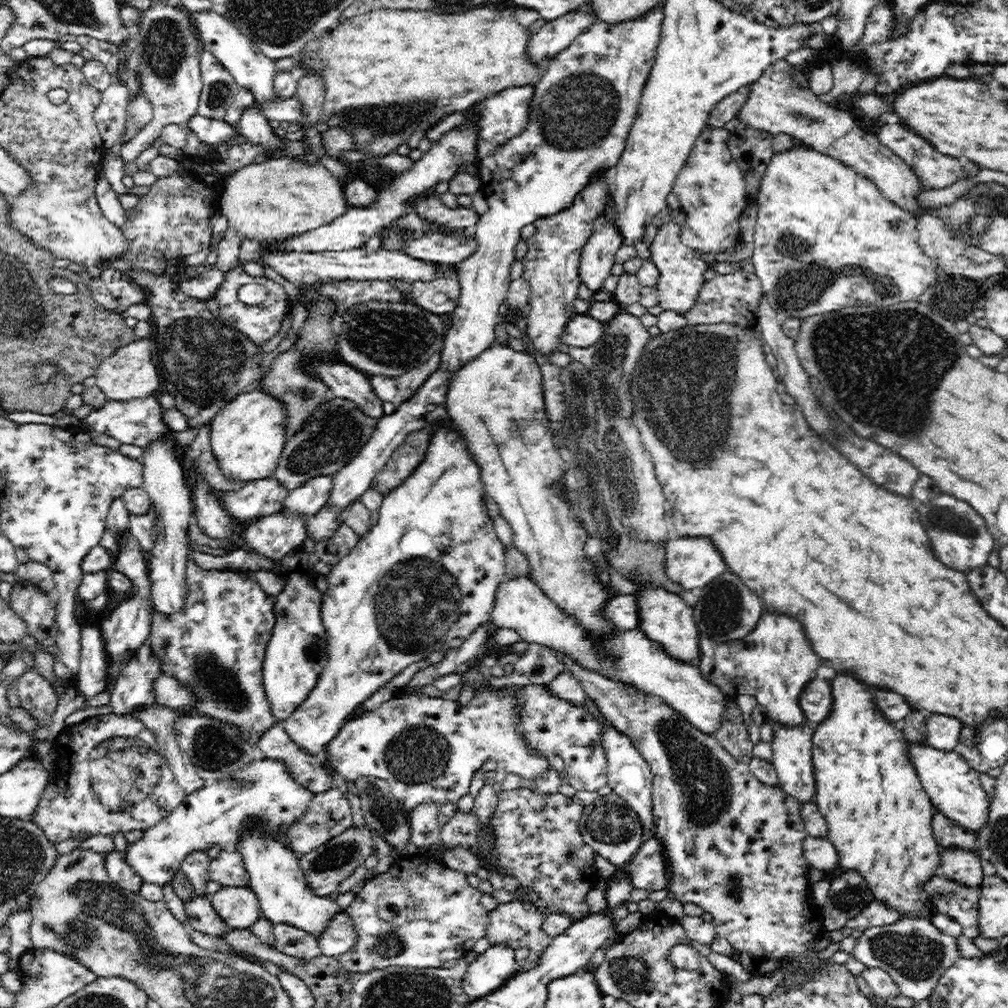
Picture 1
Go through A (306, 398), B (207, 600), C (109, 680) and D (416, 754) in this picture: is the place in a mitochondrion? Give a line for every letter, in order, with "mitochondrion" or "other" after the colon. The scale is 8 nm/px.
A: mitochondrion
B: other
C: other
D: mitochondrion

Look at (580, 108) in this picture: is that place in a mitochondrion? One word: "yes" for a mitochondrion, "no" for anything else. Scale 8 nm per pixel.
yes

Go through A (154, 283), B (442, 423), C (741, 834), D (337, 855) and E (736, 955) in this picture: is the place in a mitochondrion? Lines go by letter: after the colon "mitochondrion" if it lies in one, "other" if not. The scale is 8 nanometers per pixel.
A: other
B: other
C: other
D: mitochondrion
E: other

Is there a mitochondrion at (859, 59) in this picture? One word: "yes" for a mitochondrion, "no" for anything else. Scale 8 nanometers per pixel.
no

